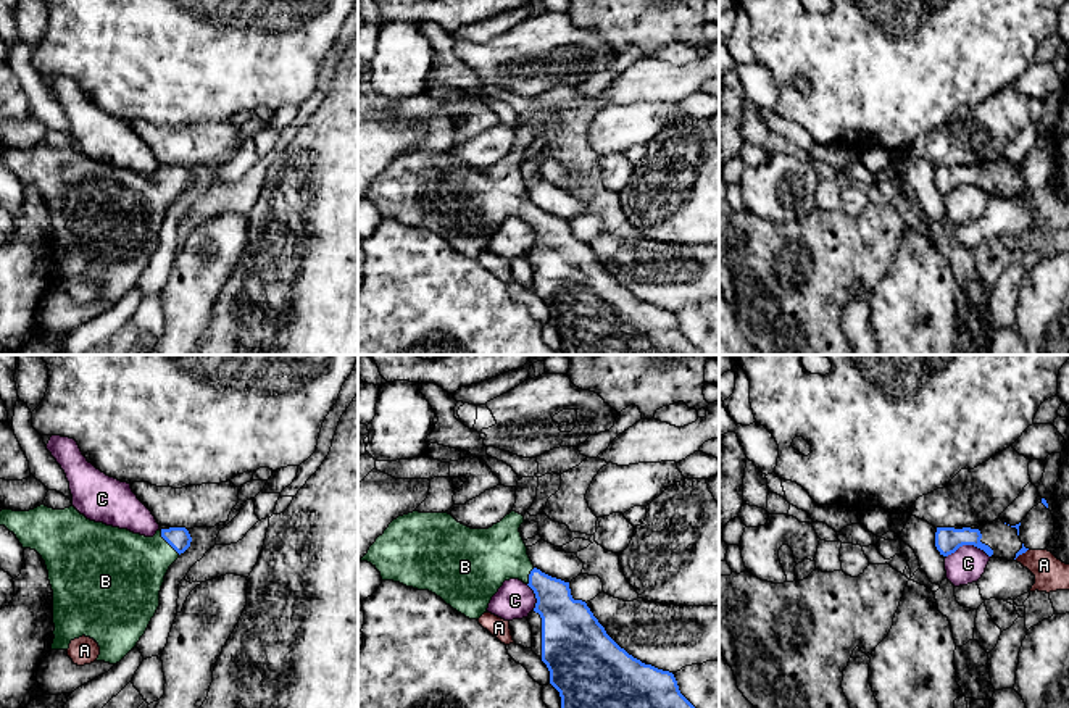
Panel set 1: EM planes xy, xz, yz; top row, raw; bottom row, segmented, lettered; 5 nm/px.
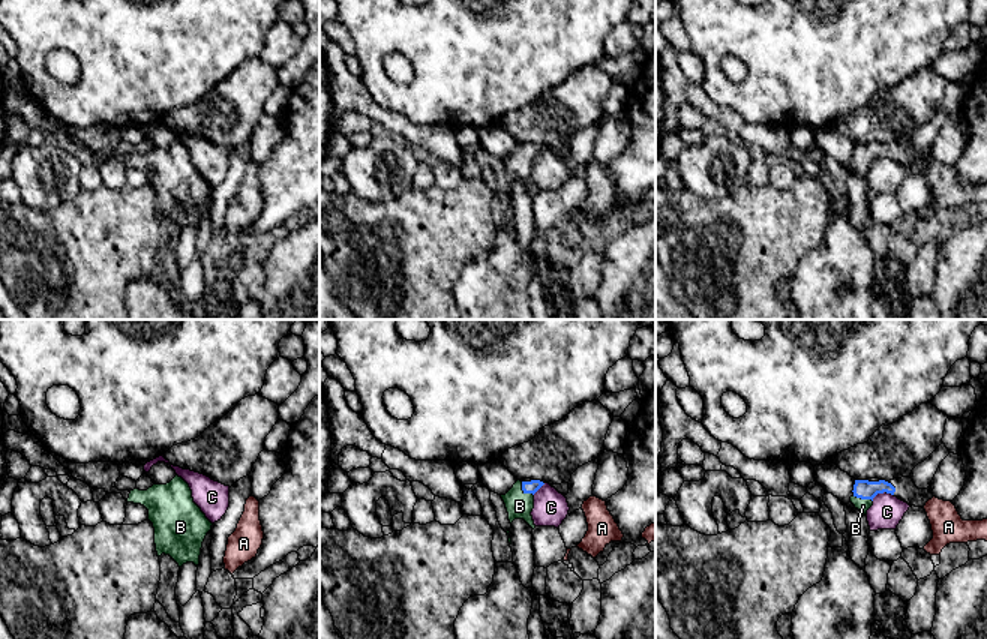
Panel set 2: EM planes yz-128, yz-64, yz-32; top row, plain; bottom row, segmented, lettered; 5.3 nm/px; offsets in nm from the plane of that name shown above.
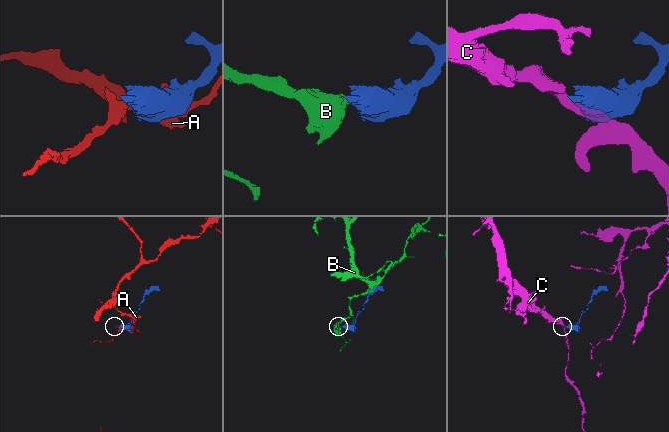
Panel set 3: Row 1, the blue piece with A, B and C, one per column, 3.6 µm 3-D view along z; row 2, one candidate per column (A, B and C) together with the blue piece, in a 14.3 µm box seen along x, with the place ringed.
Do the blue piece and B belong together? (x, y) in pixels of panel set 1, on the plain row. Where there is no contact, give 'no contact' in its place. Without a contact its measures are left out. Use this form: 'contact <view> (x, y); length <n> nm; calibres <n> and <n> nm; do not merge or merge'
contact xy (168, 181); length 160 nm; calibres 110 and 380 nm; merge

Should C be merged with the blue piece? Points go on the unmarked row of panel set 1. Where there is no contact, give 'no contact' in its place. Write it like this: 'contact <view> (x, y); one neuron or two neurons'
contact yz (968, 183); two neurons

